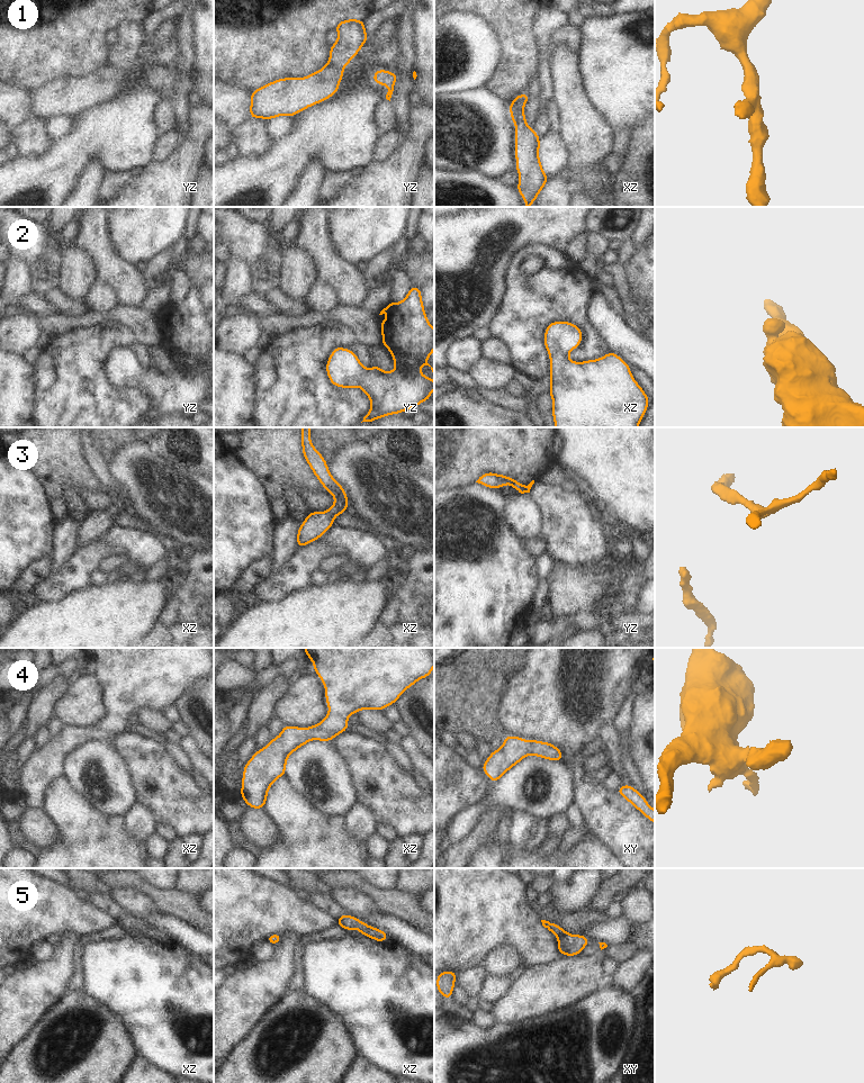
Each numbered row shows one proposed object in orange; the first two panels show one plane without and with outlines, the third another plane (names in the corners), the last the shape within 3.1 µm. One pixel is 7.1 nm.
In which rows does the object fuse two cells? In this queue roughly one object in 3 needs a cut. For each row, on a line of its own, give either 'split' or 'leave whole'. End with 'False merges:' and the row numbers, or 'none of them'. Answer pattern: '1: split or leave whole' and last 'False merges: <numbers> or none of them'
1: split
2: leave whole
3: leave whole
4: leave whole
5: split
False merges: 1, 5

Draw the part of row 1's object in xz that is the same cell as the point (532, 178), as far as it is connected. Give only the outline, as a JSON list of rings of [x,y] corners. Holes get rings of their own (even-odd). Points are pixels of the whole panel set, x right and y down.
[[[524,110],[519,115],[515,125],[515,170],[520,180],[516,190],[524,200],[525,207],[531,207],[549,180],[542,169],[539,151],[540,136],[533,127],[529,127]]]

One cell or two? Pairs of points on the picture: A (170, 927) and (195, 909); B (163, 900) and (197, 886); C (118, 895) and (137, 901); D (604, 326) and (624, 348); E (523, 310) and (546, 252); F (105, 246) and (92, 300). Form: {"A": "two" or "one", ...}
{"A": "two", "B": "two", "C": "one", "D": "one", "E": "one", "F": "two"}

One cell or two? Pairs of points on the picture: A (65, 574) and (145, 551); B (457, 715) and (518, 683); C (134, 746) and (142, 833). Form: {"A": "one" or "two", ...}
{"A": "one", "B": "two", "C": "two"}

